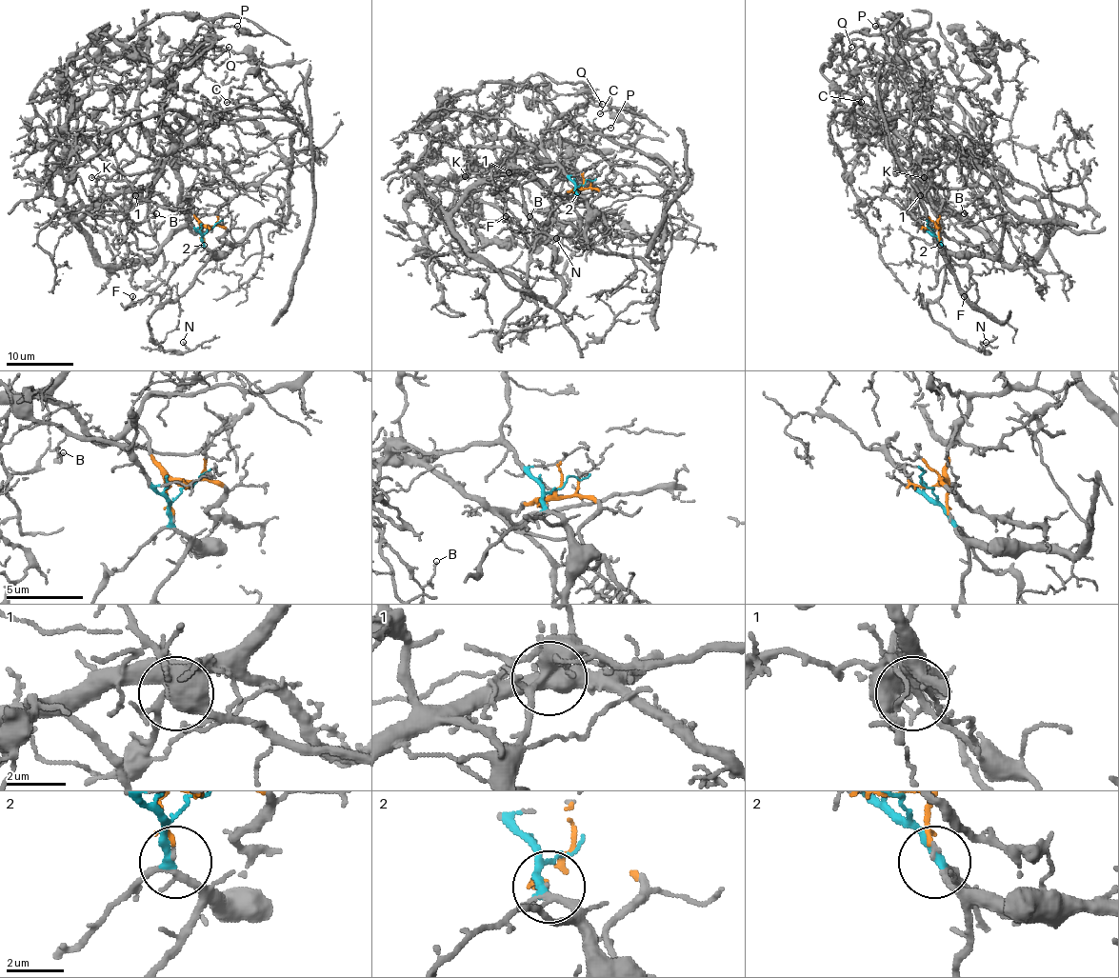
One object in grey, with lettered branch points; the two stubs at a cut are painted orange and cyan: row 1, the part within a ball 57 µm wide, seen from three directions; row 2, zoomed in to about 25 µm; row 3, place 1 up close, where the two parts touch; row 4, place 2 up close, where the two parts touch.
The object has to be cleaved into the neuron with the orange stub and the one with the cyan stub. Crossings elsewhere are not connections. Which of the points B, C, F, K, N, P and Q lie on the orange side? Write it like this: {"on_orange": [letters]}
{"on_orange": ["C", "P", "Q"]}

